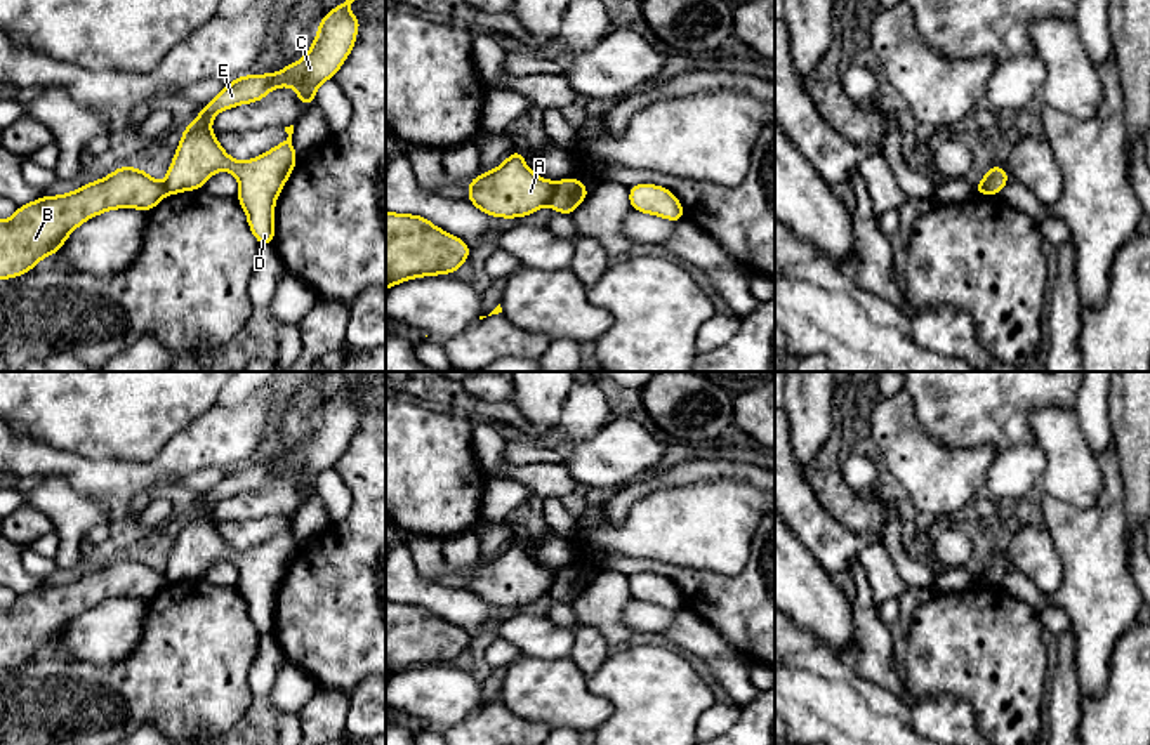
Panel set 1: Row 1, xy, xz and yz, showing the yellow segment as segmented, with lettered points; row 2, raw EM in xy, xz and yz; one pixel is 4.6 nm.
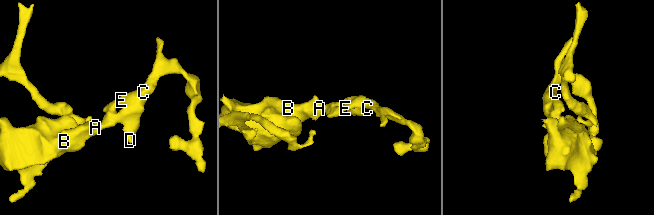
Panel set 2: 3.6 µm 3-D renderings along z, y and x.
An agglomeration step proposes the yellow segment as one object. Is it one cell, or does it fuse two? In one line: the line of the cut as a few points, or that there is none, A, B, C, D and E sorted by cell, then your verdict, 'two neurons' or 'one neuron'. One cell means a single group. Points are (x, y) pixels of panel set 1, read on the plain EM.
cut xz (556, 572), (555, 582), (548, 591); groups A B / C D E; two neurons

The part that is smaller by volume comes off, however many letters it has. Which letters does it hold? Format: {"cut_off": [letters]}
{"cut_off": ["C", "D", "E"]}

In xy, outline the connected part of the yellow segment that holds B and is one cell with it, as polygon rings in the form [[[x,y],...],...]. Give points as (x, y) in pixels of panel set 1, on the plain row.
[[[118,556],[68,583],[45,583],[17,596],[10,608],[0,610],[0,669],[21,665],[40,648],[59,643],[85,610],[115,597],[149,601],[165,583],[165,575],[142,557]]]

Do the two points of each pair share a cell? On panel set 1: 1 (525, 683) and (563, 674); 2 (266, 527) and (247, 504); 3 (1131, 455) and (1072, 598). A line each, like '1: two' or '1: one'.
1: one
2: two
3: two

